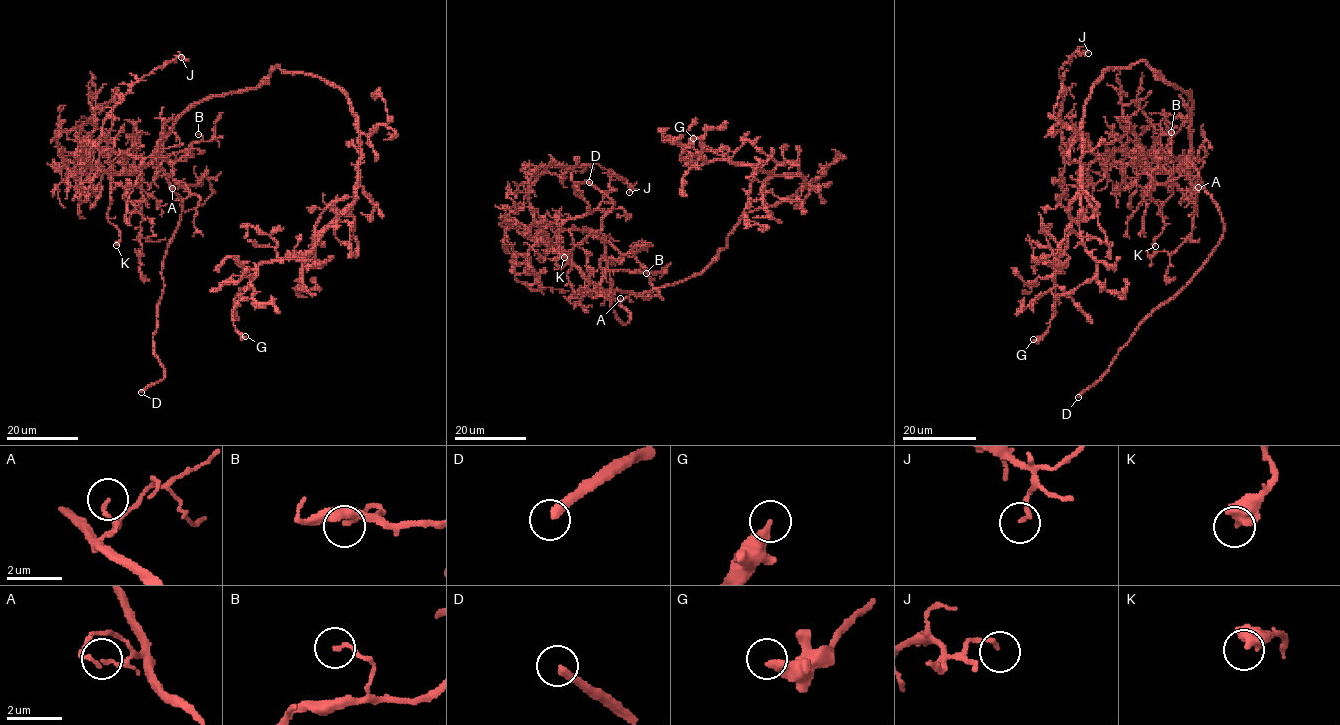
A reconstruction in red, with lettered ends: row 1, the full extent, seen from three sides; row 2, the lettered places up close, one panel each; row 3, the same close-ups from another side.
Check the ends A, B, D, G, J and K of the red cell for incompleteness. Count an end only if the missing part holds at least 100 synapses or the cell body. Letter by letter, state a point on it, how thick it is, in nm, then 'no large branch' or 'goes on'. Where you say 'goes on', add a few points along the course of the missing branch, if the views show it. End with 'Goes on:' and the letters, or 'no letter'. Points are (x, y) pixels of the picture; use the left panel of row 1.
A: place (172, 188); calibre 90 nm; no large branch
B: place (198, 134); calibre 120 nm; no large branch
D: place (141, 392); calibre 300 nm; goes on; course (141, 392), (109, 415), (101, 416), (92, 407), (84, 407), (69, 424)
G: place (245, 336); calibre 360 nm; no large branch
J: place (181, 57); calibre 130 nm; no large branch
K: place (116, 245); calibre 480 nm; no large branch
Goes on: D

